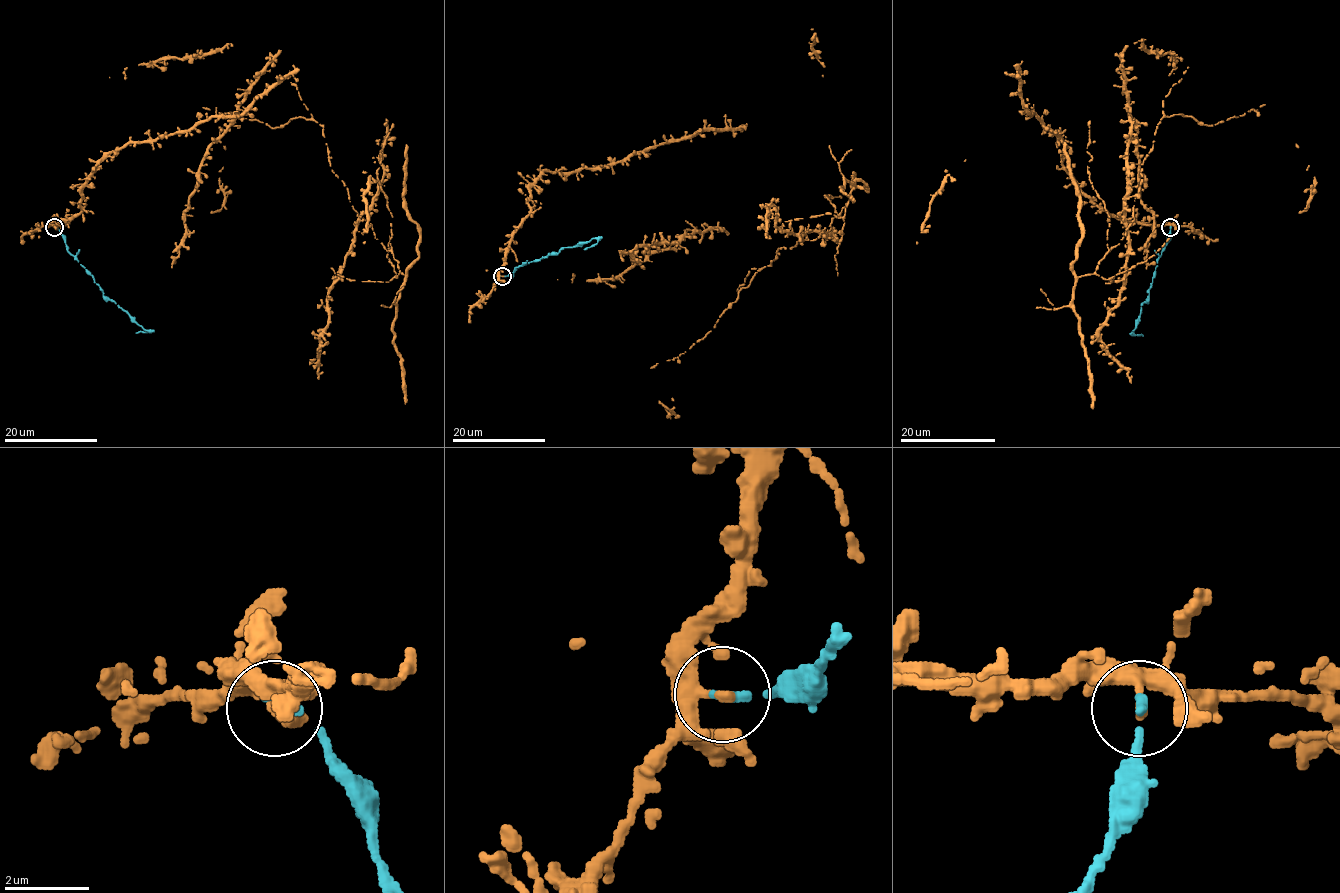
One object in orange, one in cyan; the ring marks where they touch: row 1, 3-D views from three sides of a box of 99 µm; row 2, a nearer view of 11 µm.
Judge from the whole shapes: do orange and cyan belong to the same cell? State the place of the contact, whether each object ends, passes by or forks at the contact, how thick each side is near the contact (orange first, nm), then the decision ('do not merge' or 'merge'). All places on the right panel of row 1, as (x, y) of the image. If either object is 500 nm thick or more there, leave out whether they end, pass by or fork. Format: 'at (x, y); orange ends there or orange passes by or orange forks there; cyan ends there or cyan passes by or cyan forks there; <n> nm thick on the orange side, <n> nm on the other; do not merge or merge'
at (1170, 227); orange ends there; cyan ends there; 260 nm thick on the orange side, 240 nm on the other; do not merge

